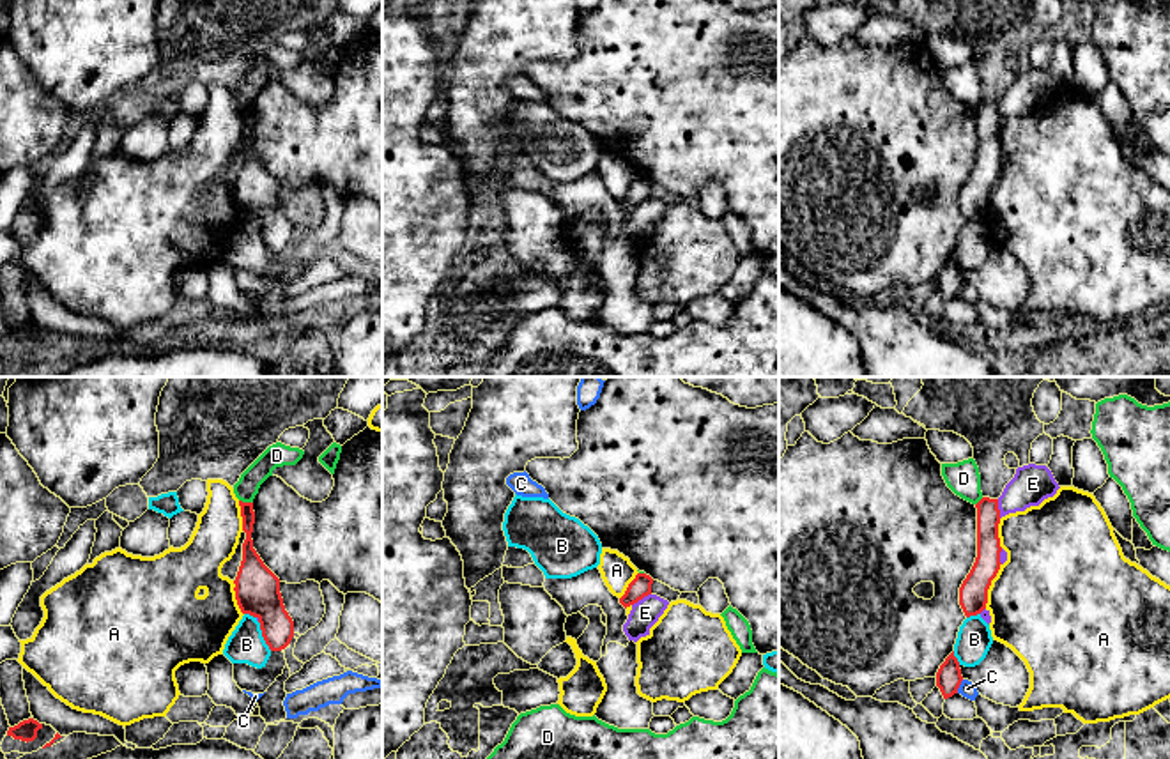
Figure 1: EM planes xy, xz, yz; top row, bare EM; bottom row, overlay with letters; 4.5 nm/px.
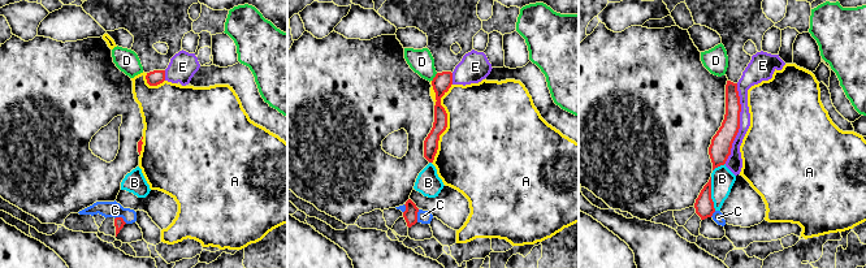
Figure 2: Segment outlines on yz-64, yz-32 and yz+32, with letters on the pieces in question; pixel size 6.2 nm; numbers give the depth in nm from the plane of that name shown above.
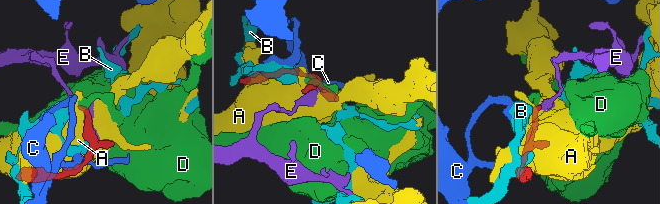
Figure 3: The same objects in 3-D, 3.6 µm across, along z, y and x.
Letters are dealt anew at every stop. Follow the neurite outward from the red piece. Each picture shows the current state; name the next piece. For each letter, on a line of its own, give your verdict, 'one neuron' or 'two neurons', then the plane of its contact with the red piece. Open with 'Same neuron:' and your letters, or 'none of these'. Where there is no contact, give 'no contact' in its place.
Same neuron: none of these
A: two neurons | yz
B: two neurons | xy
C: two neurons | yz
D: two neurons | xy
E: two neurons | xz

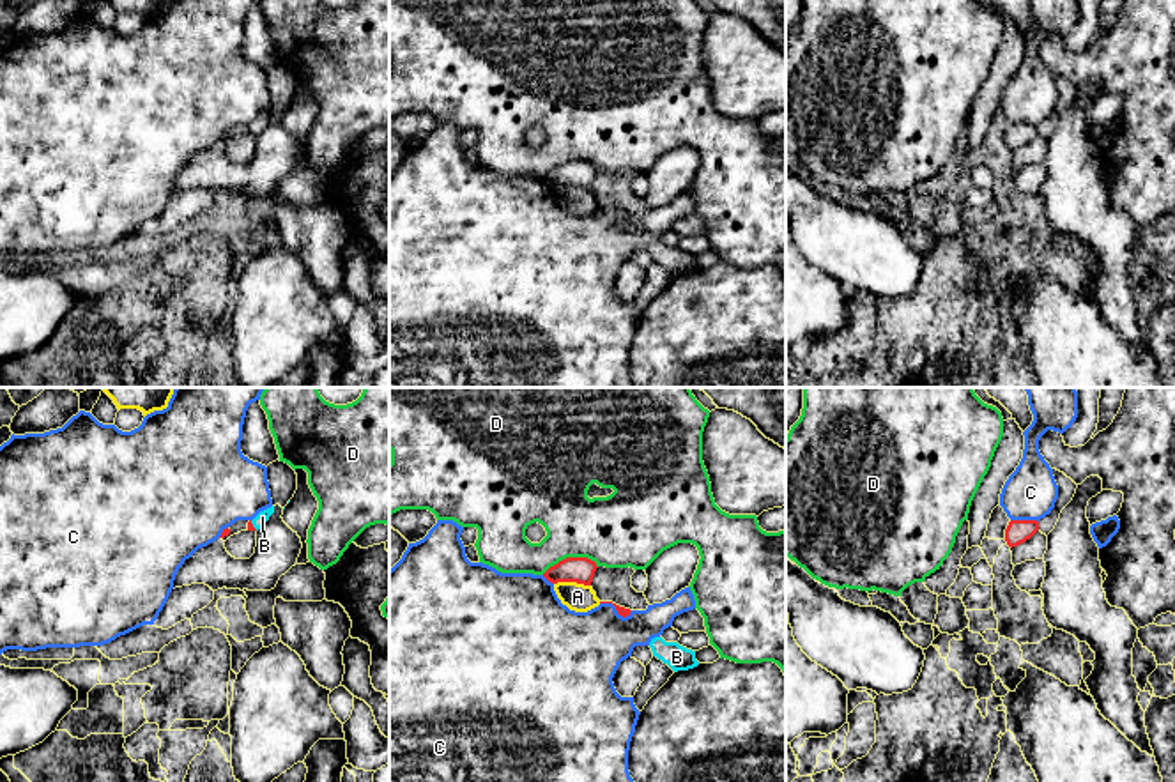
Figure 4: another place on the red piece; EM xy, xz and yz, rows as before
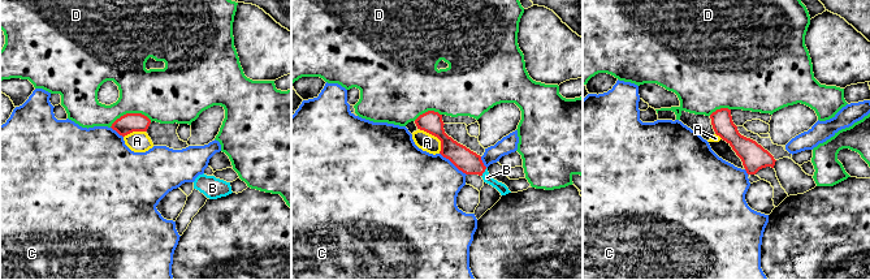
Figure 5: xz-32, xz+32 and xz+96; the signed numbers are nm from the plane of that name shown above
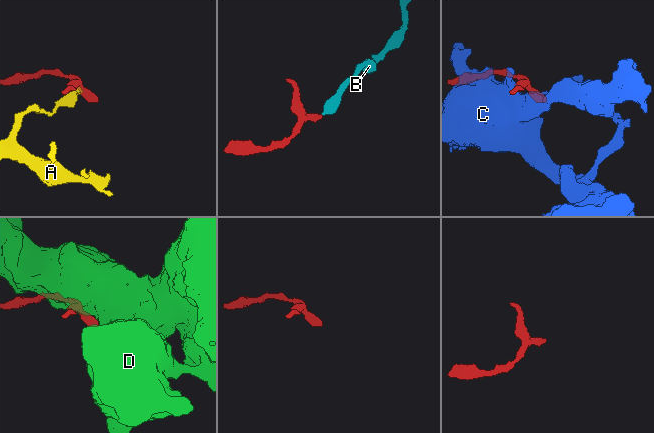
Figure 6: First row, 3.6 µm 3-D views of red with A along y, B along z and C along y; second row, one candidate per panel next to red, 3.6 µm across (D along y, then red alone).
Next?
Same neuron: B
A: two neurons | xz
B: one neuron | xy
C: two neurons | yz
D: two neurons | xz

